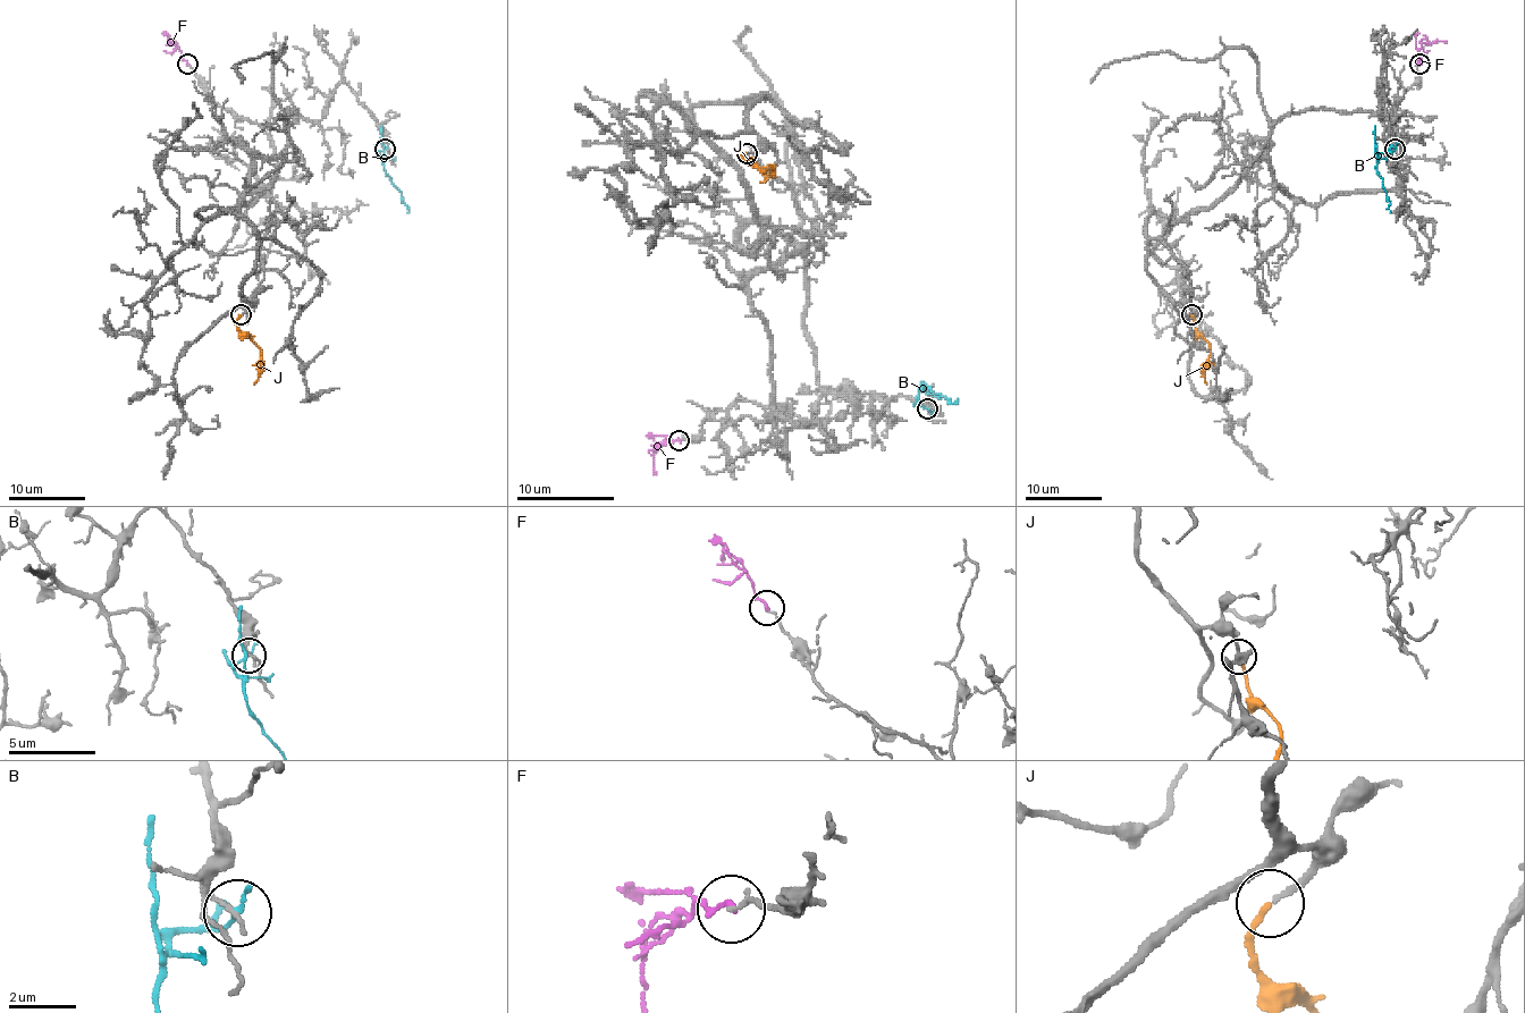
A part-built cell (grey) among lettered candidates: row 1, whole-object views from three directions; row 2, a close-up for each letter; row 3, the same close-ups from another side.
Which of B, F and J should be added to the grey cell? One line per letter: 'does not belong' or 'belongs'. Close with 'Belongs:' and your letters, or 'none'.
B: does not belong
F: does not belong
J: belongs
Belongs: J

